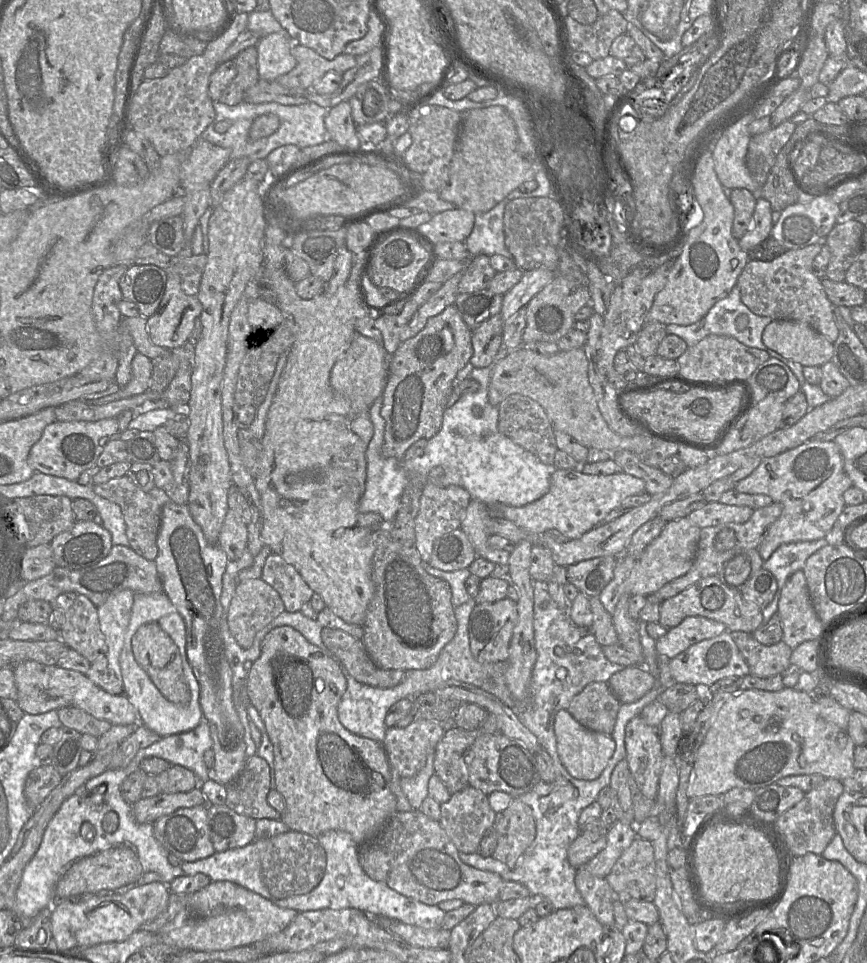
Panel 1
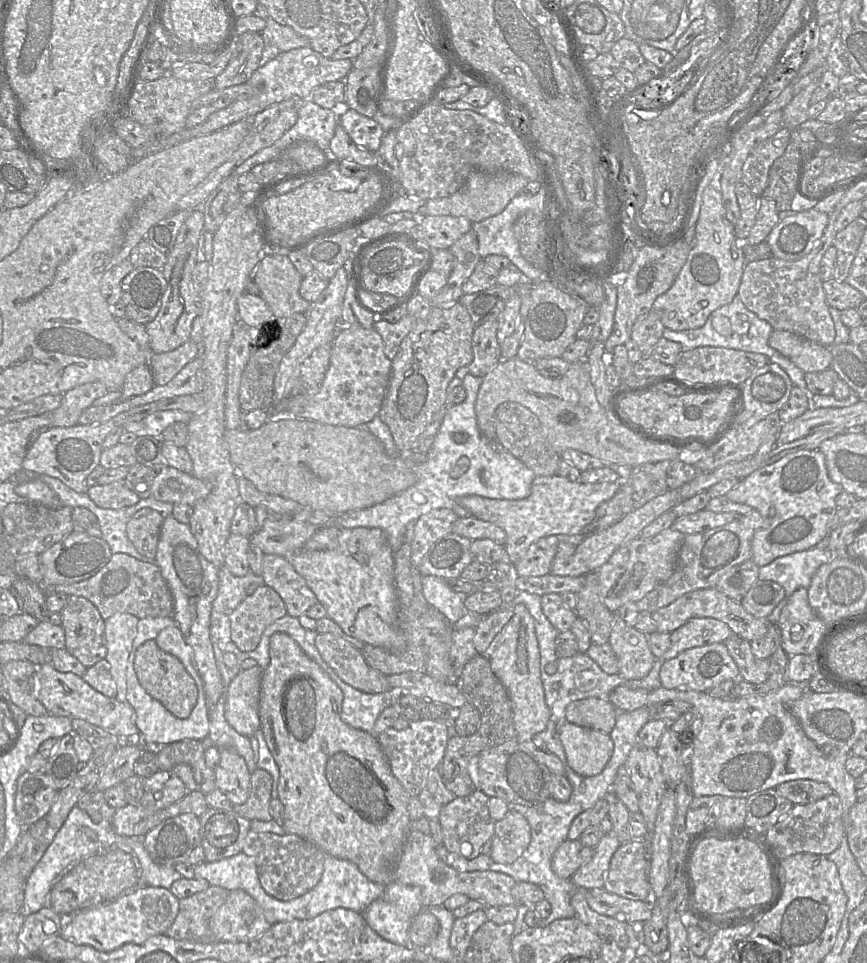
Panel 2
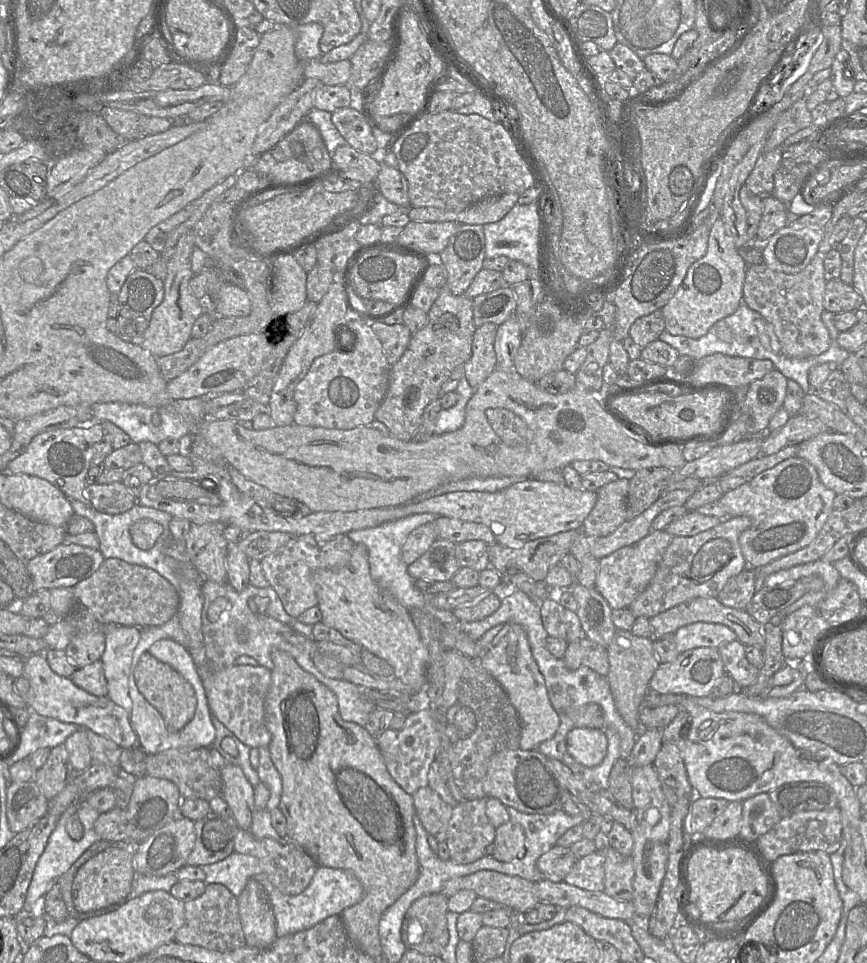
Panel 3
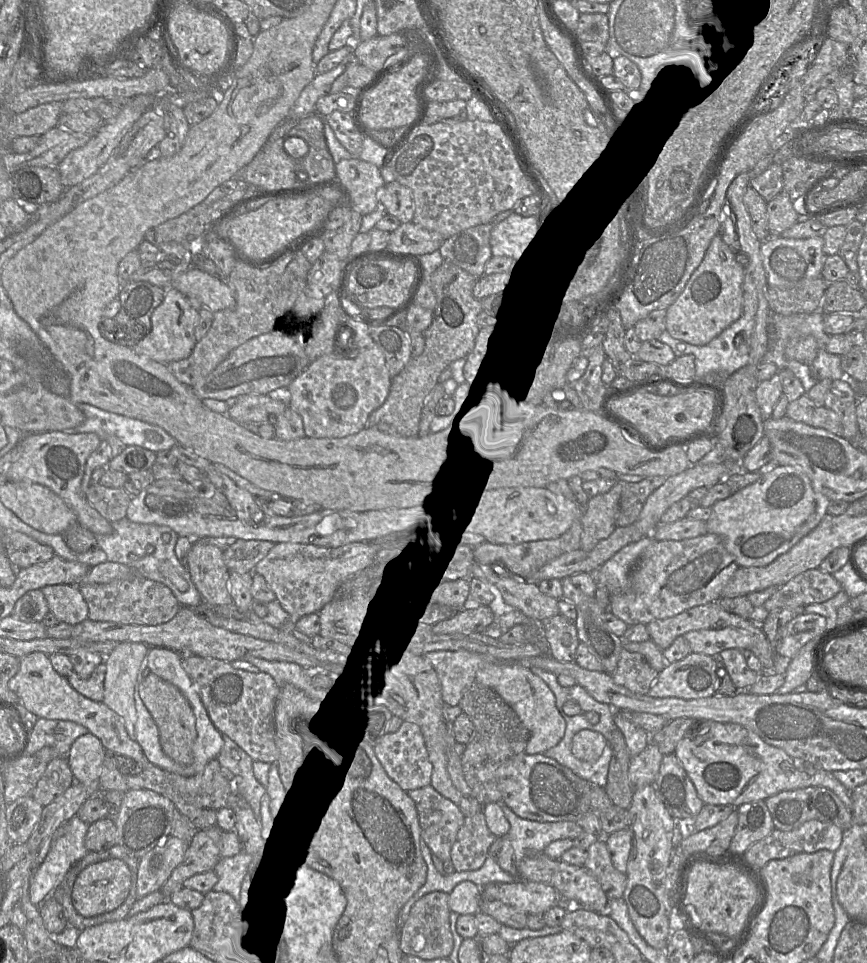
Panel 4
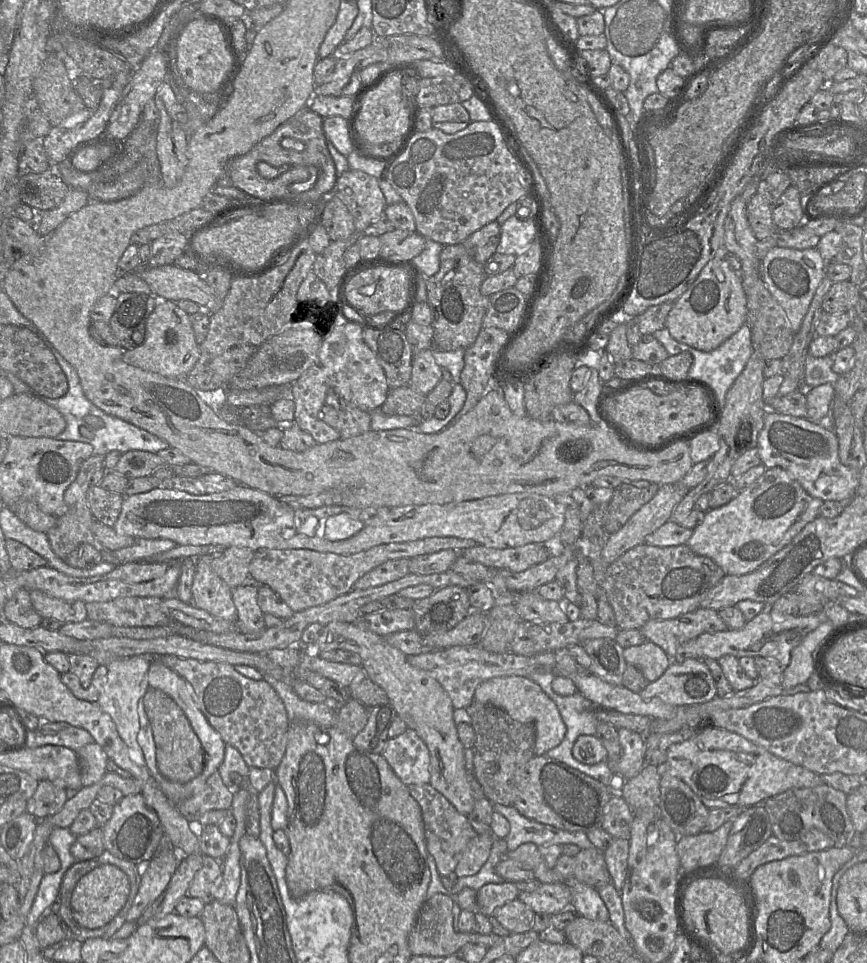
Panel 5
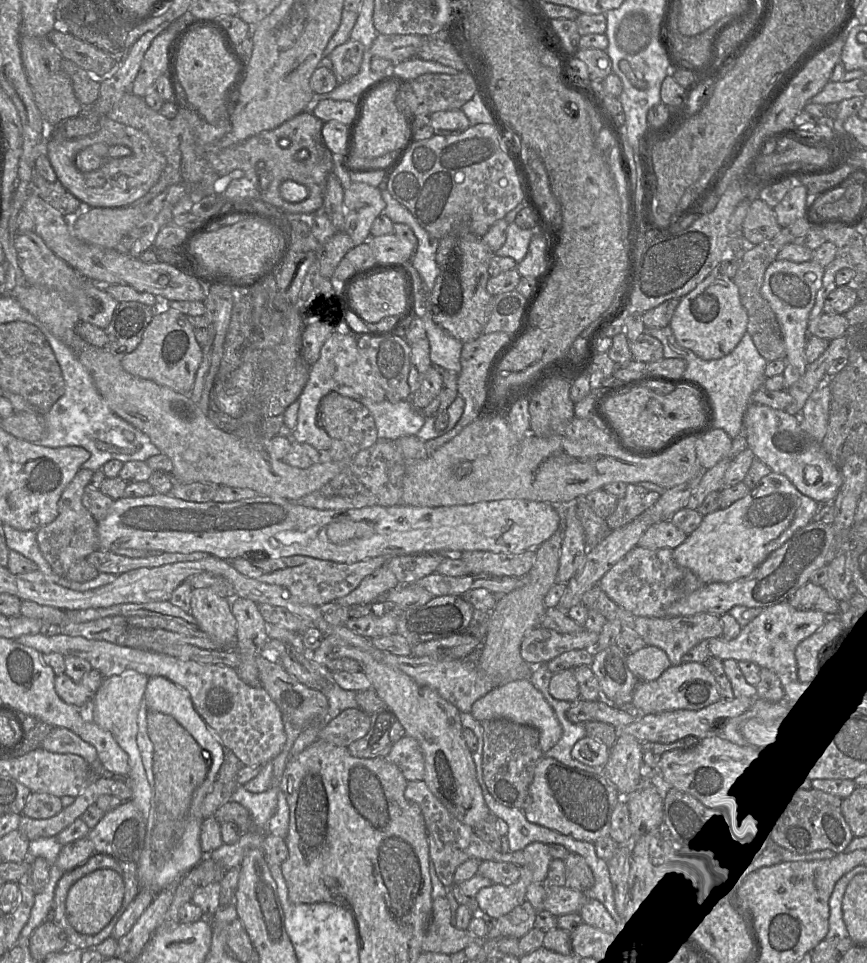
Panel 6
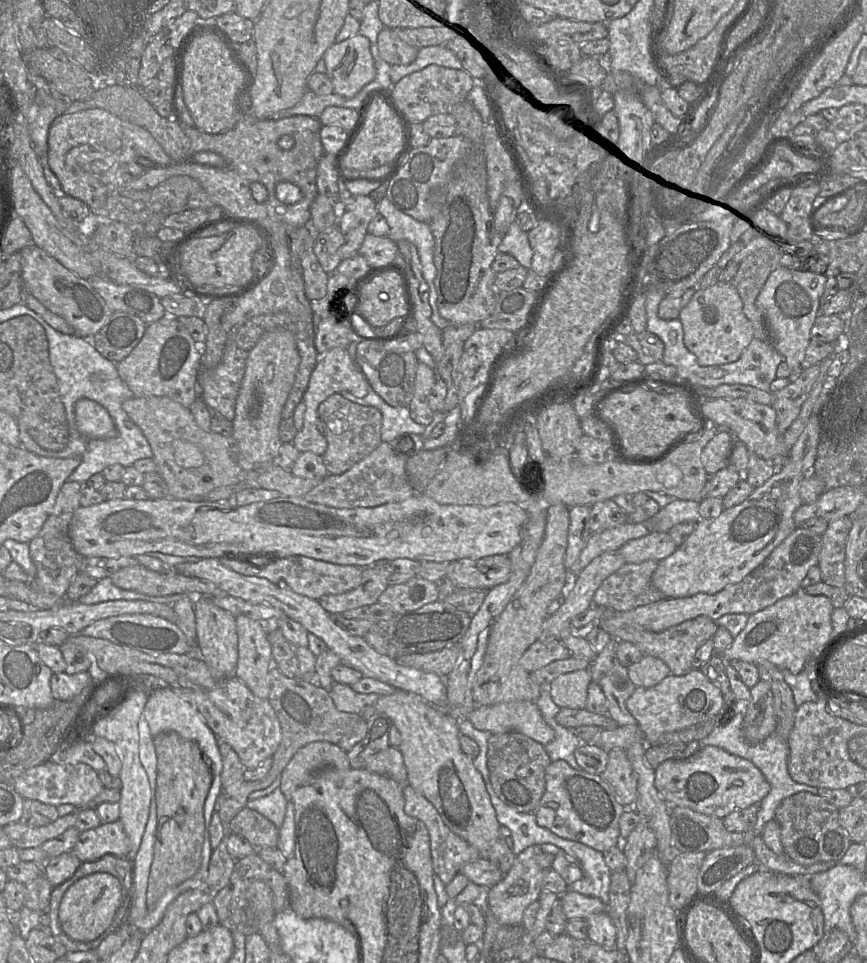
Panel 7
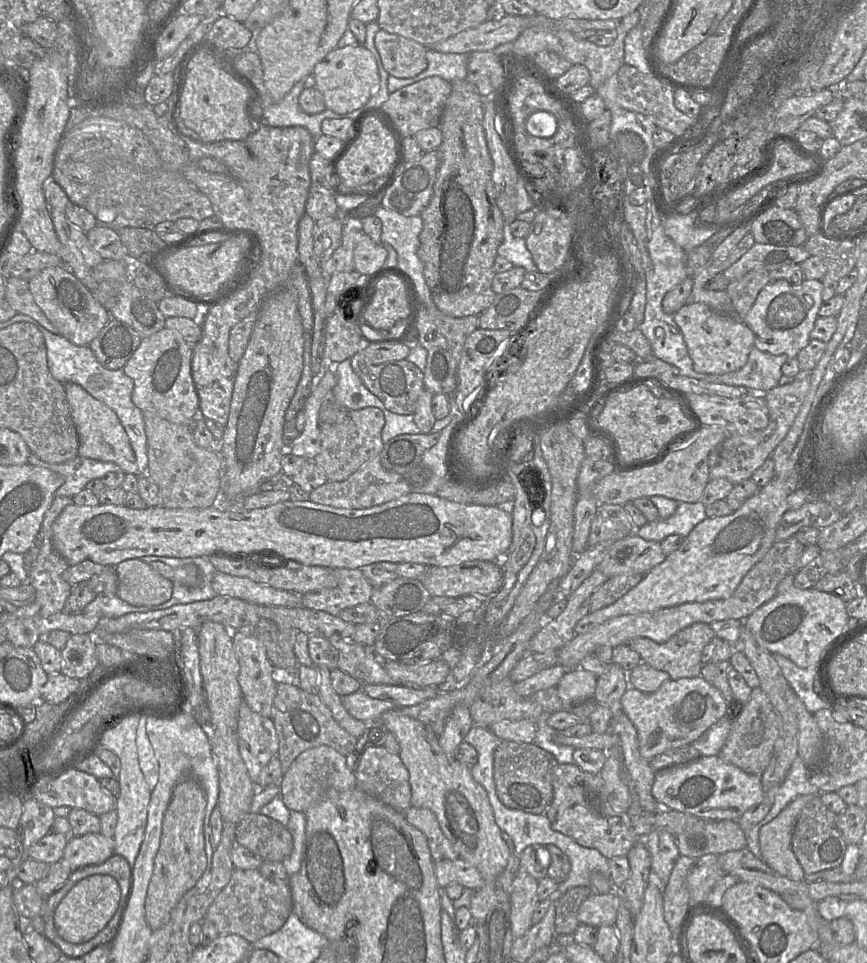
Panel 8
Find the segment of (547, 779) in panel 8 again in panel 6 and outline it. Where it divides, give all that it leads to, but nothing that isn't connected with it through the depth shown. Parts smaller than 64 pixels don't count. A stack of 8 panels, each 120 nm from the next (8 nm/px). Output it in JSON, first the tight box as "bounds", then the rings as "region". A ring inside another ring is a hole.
{"bounds":[480,718,545,811],"region":[[[504,718],[484,720],[480,723],[484,741],[483,779],[488,791],[498,803],[523,811],[535,768],[545,756],[540,746],[539,731],[533,726]]]}

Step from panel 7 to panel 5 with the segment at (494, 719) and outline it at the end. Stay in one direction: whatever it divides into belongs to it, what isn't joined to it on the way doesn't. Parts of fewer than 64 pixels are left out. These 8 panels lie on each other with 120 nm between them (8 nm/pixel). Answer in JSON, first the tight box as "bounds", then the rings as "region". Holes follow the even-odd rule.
{"bounds":[474,676,567,756],"region":[[[529,676],[495,677],[481,683],[474,692],[474,700],[490,703],[513,719],[532,724],[536,729],[535,755],[540,756],[558,746],[564,739],[567,728],[555,702]]]}

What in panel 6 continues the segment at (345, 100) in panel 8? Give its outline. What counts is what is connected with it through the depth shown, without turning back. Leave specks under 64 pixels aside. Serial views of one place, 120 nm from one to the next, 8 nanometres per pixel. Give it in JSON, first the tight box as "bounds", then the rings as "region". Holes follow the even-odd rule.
{"bounds":[329,40,364,83],"region":[[[355,40],[337,46],[329,55],[338,83],[345,82],[355,76],[361,67],[364,45]]]}

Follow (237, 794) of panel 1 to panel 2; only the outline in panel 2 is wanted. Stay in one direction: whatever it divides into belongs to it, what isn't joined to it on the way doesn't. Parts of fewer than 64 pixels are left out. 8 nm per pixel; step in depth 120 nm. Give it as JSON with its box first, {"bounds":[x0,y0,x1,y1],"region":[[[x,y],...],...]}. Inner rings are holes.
{"bounds":[233,768,273,821],"region":[[[256,768],[250,774],[251,789],[249,797],[243,804],[233,805],[233,811],[252,821],[270,821],[270,801],[273,778],[266,770]]]}

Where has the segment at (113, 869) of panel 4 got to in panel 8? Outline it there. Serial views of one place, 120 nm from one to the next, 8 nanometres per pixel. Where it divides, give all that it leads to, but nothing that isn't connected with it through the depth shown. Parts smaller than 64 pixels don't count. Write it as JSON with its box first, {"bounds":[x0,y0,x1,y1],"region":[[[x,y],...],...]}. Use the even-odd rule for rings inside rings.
{"bounds":[54,874,120,944],"region":[[[96,874],[77,882],[54,911],[54,926],[68,943],[81,944],[93,938],[111,920],[120,902],[120,887],[110,875]]]}

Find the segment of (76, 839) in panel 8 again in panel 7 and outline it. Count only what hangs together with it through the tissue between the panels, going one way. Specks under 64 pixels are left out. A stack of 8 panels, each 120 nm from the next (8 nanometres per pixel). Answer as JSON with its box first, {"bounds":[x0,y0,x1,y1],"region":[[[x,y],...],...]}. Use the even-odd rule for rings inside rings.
{"bounds":[72,820,130,862],"region":[[[120,820],[80,832],[72,849],[81,862],[94,861],[106,854],[126,856],[130,841]]]}

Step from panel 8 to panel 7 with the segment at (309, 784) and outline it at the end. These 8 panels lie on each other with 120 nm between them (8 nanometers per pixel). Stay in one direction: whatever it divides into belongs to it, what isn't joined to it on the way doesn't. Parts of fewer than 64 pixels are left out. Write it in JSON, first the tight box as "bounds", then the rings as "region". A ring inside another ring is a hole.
{"bounds":[282,741,351,801],"region":[[[325,741],[312,742],[302,747],[282,773],[282,793],[291,801],[296,789],[308,782],[317,772],[328,767],[338,770],[351,769],[347,752]]]}

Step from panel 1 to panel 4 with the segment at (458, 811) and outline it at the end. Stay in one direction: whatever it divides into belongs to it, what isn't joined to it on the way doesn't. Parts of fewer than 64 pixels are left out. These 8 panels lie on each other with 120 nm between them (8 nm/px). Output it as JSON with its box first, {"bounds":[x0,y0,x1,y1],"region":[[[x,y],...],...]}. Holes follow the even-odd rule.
{"bounds":[451,811,497,872],"region":[[[483,811],[465,817],[451,849],[451,861],[457,872],[477,870],[489,856],[488,851],[497,839],[486,823]]]}

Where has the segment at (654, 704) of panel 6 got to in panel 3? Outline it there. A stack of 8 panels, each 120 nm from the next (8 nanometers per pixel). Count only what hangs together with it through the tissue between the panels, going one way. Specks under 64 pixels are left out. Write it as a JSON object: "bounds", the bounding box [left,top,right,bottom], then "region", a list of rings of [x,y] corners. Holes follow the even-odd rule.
{"bounds":[649,648,725,697],"region":[[[693,648],[679,653],[671,662],[660,663],[649,683],[650,691],[659,694],[679,694],[694,697],[709,696],[725,673],[718,648]]]}

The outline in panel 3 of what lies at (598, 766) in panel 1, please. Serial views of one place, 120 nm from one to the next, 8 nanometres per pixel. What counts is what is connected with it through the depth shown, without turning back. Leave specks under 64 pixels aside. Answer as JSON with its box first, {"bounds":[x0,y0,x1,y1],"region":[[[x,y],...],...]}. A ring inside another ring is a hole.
{"bounds":[567,727,608,767],"region":[[[575,727],[567,734],[567,751],[586,767],[599,765],[607,754],[608,739],[601,729]]]}

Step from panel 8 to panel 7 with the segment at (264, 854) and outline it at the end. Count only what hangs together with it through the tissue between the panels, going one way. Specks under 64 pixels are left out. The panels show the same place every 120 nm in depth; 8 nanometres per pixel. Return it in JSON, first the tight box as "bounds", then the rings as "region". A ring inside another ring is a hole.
{"bounds":[229,807,279,848],"region":[[[244,807],[229,823],[229,833],[246,838],[255,848],[278,847],[279,828],[256,810]]]}

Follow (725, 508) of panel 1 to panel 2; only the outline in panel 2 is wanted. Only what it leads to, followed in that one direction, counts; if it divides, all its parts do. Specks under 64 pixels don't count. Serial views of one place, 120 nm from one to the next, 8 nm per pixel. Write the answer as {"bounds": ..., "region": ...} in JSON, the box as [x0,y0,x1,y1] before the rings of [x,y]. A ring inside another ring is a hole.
{"bounds":[670,509,743,535],"region":[[[703,509],[696,513],[676,518],[675,522],[670,528],[678,530],[685,535],[691,535],[723,526],[740,516],[743,515],[731,512],[715,513],[707,509]]]}

